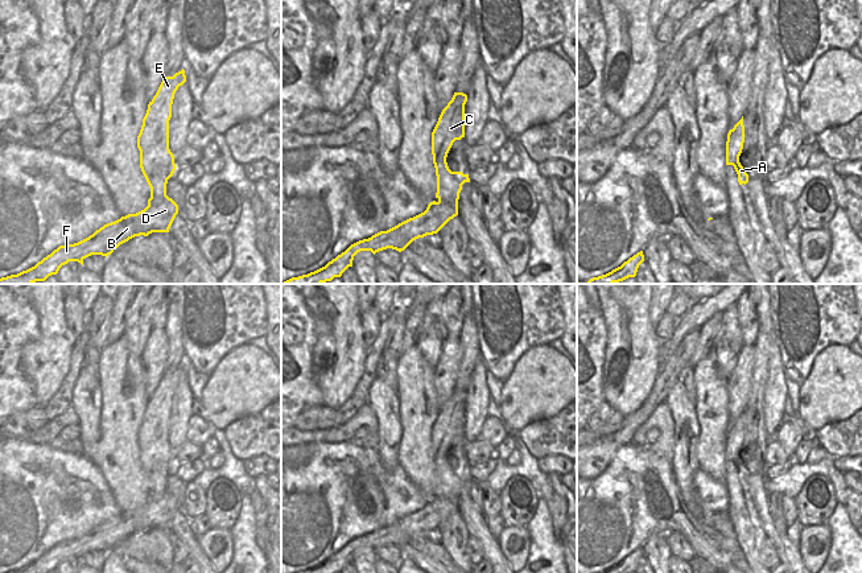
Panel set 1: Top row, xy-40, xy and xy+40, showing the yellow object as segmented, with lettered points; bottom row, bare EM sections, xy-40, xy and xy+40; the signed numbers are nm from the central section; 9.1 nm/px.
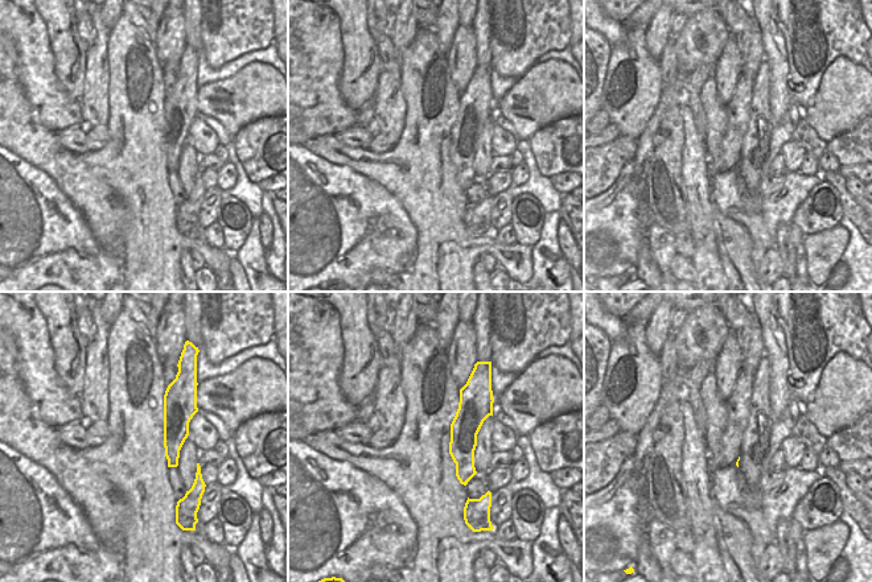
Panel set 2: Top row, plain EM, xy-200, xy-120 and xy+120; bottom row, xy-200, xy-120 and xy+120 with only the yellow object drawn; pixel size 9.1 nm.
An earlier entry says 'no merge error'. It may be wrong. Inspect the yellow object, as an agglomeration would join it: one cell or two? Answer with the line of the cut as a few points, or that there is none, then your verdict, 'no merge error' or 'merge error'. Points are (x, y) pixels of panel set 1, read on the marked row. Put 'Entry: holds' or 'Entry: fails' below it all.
xy (438, 201), (457, 203) | merge error
Entry: fails

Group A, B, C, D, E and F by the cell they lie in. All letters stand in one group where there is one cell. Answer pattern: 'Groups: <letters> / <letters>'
Groups: A C E / B D F.

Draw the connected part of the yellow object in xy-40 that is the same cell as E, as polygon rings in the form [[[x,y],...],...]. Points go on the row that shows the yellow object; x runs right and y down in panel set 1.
[[[185,70],[165,77],[148,104],[137,136],[140,168],[150,187],[150,199],[161,202],[166,195],[168,180],[176,170],[174,156],[169,149],[169,120],[174,94],[186,82]]]

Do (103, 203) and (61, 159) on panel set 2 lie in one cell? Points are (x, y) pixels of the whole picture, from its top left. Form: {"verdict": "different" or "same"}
{"verdict": "same"}

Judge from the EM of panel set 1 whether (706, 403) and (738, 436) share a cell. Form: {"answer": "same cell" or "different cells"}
{"answer": "different cells"}

